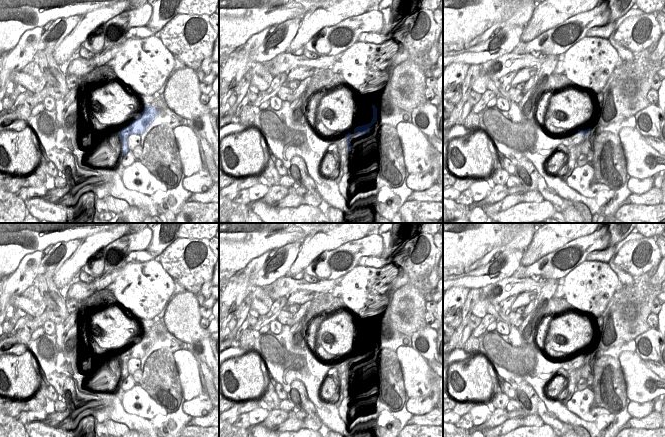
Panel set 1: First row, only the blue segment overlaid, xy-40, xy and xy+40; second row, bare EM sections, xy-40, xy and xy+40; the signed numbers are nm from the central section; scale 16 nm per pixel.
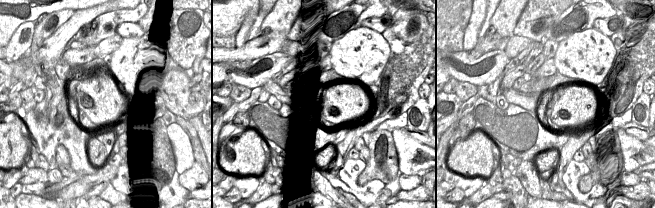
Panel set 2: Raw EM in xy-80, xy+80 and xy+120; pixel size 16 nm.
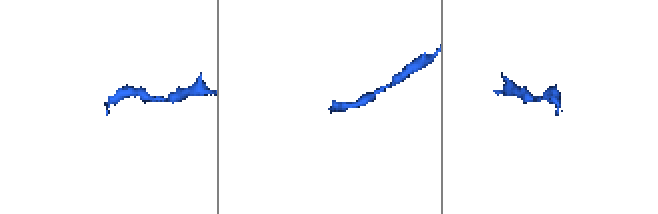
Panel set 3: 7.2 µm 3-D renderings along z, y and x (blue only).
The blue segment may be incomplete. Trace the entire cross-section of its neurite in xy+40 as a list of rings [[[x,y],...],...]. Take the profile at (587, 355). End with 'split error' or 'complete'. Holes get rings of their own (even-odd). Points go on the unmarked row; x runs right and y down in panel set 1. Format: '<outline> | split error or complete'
[[[591,352],[587,354],[578,354],[574,357],[566,359],[567,365],[565,366],[564,370],[570,372],[571,370],[580,368],[584,365],[584,360],[590,356]]] | split error

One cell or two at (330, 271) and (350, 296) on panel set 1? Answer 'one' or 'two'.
two

